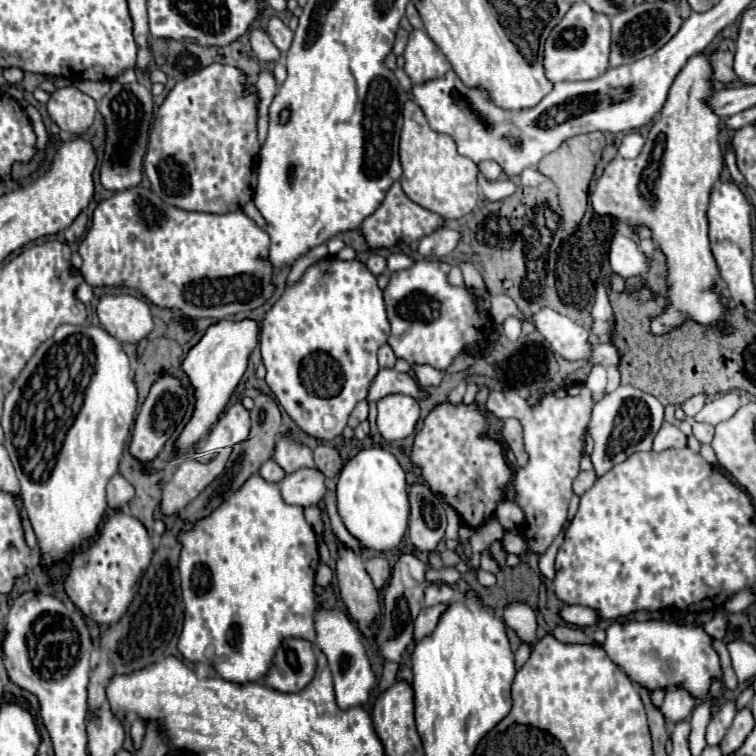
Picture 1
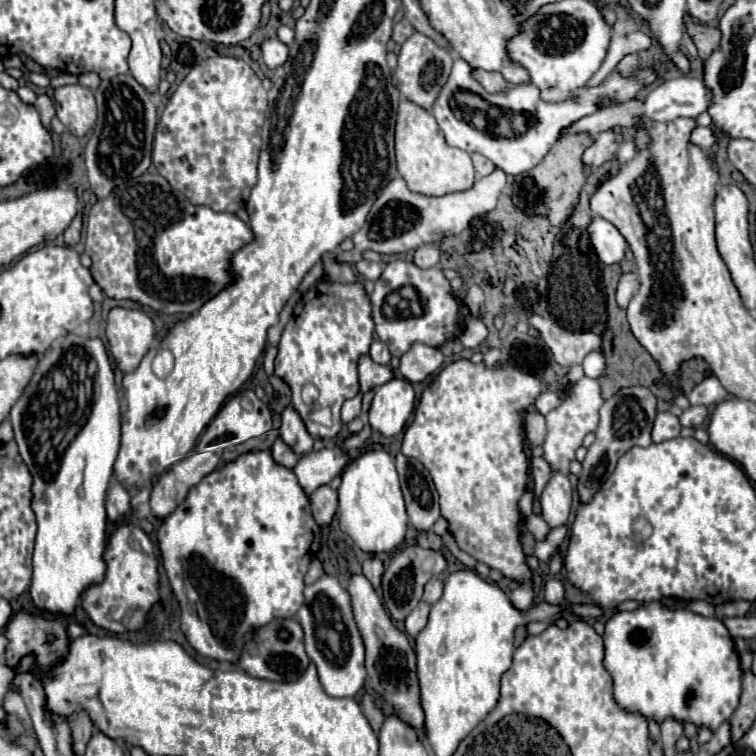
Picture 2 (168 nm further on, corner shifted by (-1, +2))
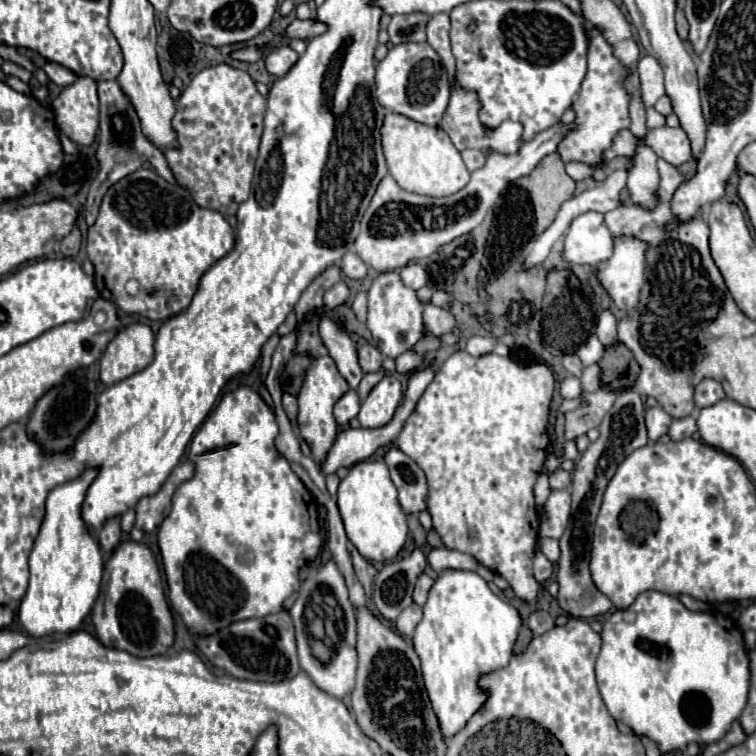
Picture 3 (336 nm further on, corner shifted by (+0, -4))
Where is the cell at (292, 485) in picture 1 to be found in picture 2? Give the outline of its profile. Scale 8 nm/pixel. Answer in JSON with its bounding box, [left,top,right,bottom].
[292,427,370,495]

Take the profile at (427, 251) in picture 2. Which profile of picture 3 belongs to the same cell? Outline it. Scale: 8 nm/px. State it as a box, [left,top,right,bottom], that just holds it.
[399,263,429,289]

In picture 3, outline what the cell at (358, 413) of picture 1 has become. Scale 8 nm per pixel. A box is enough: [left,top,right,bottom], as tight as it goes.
[335,391,359,425]

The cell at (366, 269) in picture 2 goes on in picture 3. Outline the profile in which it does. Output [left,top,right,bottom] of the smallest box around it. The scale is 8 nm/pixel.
[341,253,367,279]

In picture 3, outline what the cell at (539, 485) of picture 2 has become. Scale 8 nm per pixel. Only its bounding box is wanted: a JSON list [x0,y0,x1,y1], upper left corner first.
[549,469,571,489]

